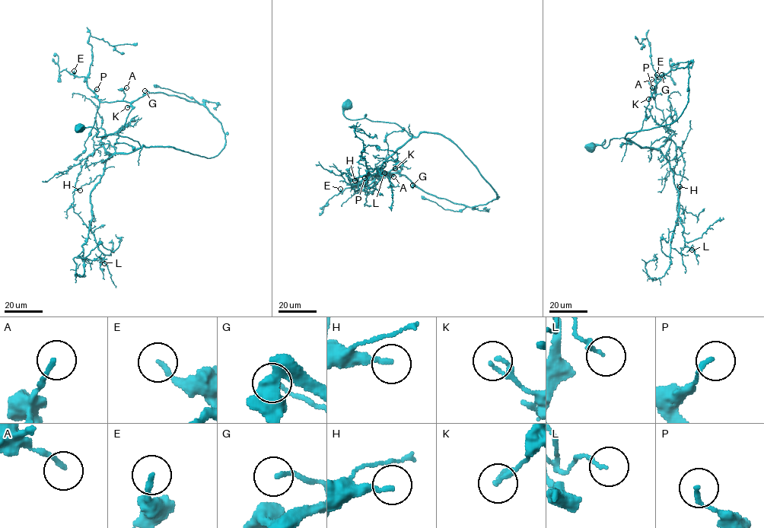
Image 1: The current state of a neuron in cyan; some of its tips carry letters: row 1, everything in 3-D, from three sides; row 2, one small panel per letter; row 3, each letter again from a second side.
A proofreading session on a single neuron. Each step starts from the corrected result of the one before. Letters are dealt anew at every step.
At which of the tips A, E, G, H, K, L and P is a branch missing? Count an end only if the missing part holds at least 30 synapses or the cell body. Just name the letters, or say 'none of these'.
none of these

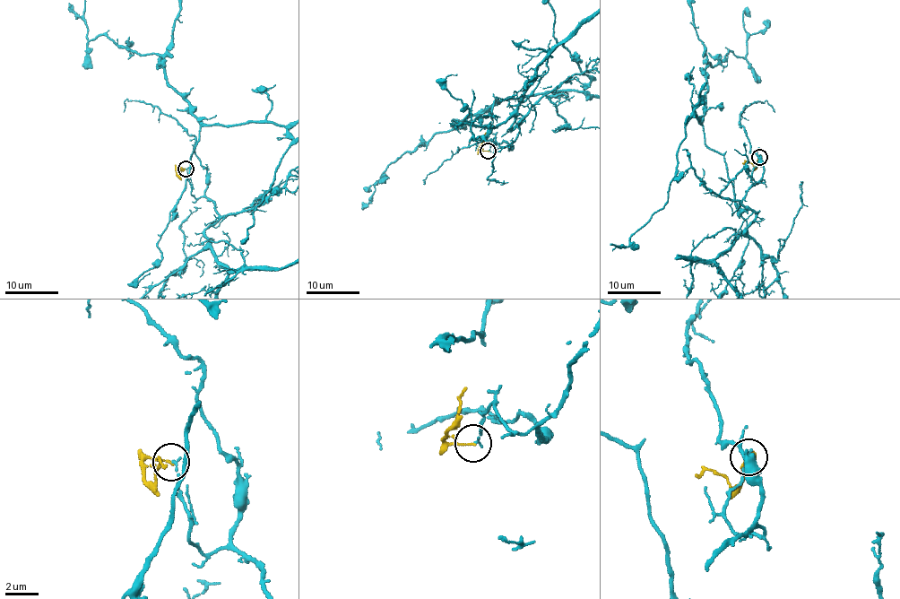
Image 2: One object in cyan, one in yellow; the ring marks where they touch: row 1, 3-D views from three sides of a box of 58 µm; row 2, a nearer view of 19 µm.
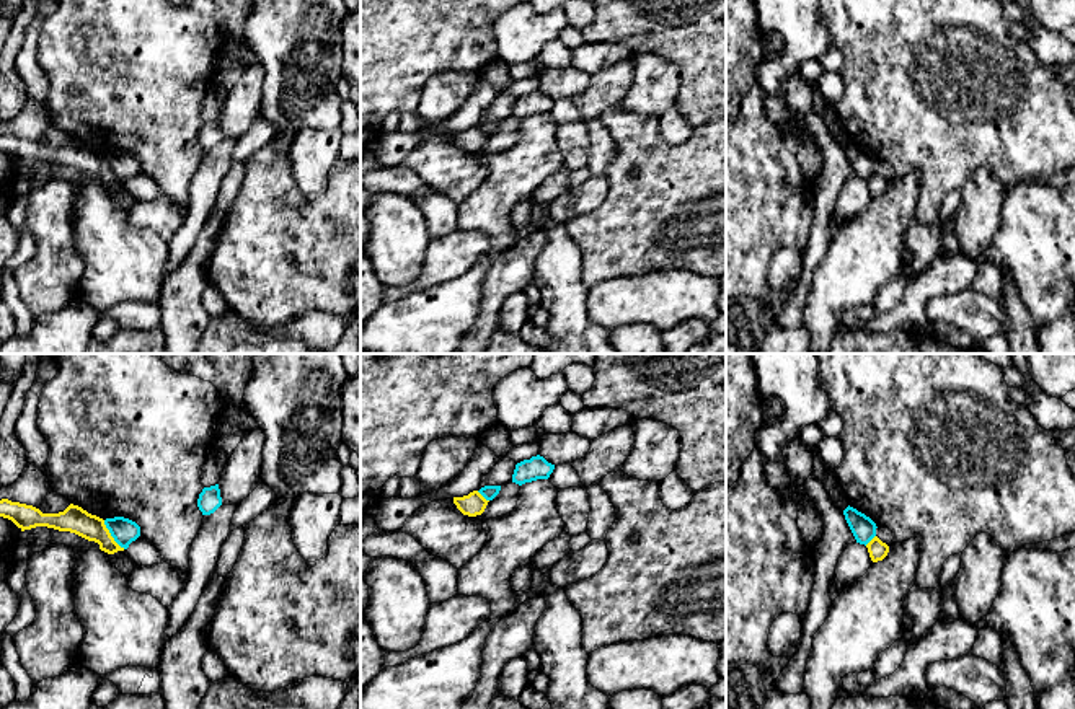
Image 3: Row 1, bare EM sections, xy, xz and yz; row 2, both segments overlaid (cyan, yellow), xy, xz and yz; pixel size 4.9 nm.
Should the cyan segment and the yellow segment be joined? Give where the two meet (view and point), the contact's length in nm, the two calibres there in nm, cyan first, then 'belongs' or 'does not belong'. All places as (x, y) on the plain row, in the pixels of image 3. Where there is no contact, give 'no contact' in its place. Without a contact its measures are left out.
xy (111, 170) | 180 nm | 120/140 nm | does not belong

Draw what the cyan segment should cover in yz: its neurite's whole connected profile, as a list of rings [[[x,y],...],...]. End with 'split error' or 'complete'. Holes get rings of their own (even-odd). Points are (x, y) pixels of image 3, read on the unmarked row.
[[[853,142],[843,145],[845,155],[860,179],[868,179],[876,171],[876,158]]]; complete

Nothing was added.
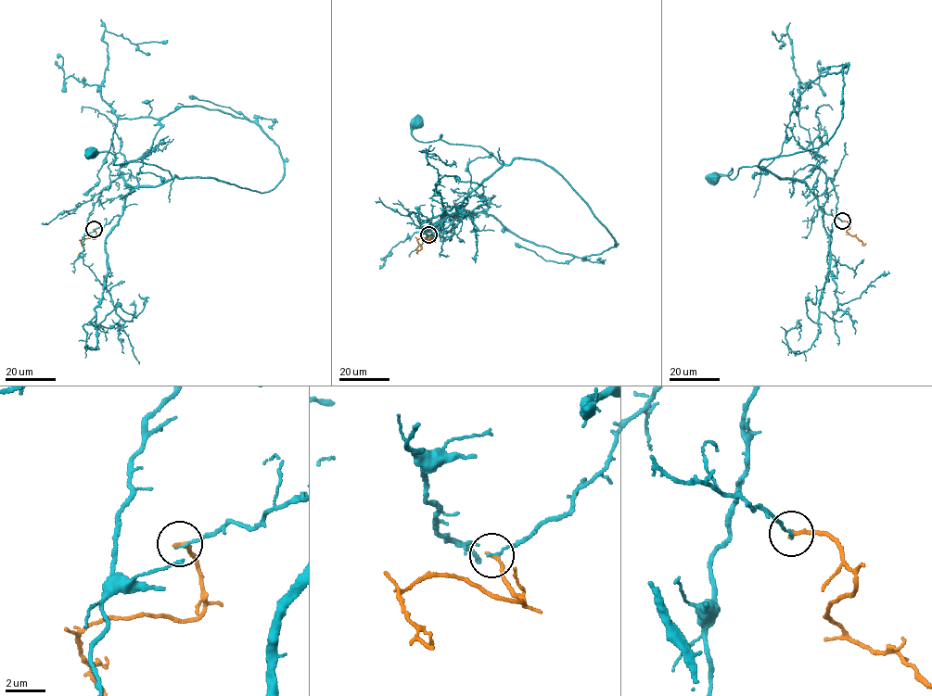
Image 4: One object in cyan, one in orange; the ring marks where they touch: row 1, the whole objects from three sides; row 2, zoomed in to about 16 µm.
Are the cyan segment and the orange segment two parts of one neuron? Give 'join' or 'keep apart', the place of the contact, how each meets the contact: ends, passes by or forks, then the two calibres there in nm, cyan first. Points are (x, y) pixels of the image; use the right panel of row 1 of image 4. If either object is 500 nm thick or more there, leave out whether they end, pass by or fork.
keep apart; at (842, 221); cyan ends there; orange ends there; 120 nm thick on the cyan side, 220 nm on the other

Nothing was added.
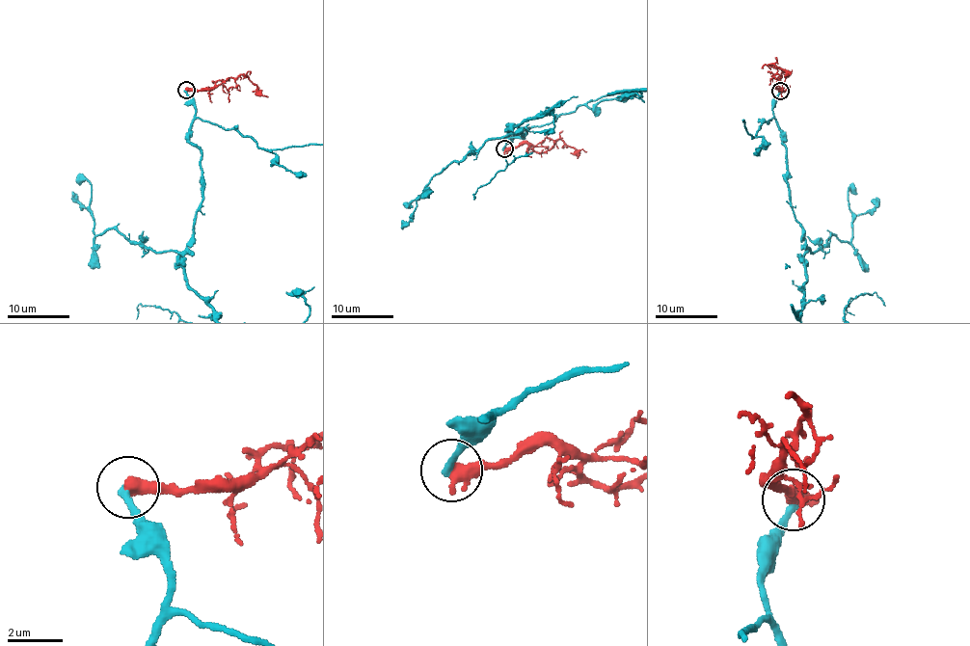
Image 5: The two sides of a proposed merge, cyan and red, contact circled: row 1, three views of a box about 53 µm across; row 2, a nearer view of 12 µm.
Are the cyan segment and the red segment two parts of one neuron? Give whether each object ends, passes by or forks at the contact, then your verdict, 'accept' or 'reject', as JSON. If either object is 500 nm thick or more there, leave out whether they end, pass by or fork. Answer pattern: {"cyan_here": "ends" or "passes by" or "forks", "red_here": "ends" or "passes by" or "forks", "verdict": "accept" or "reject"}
{"verdict": "reject"}

